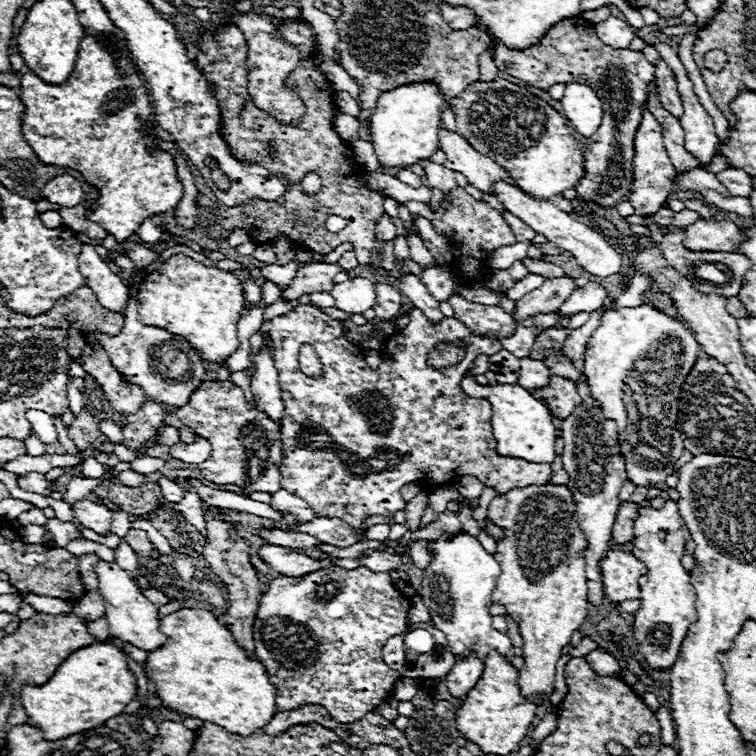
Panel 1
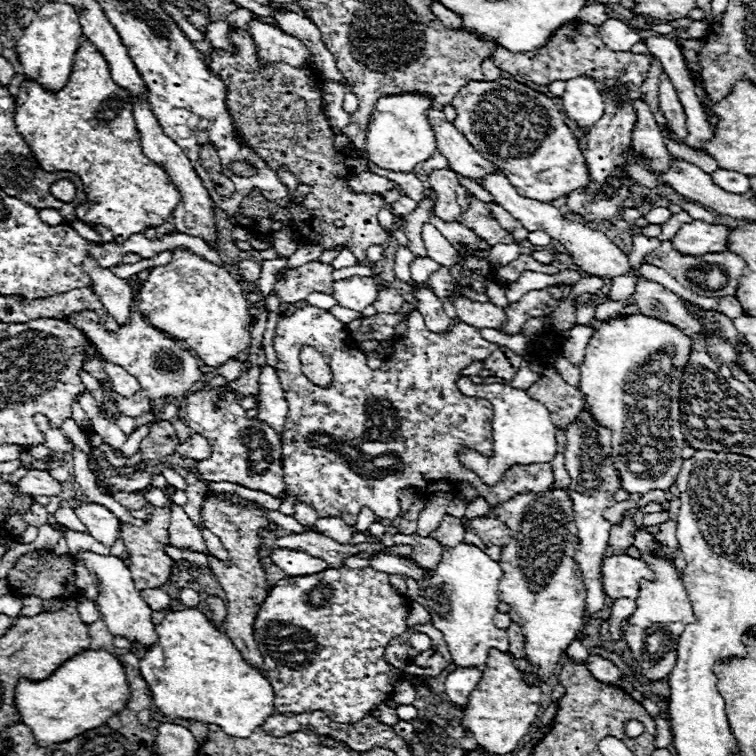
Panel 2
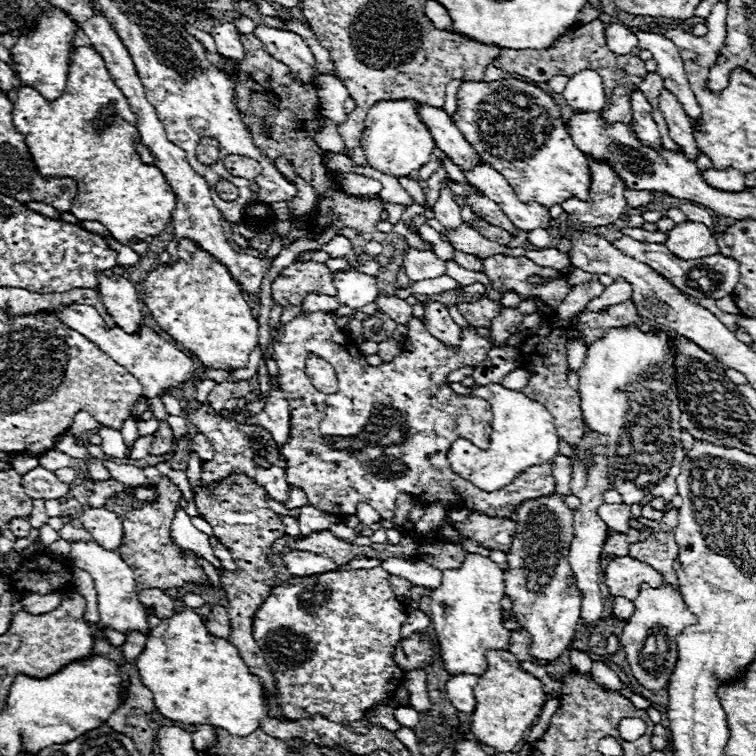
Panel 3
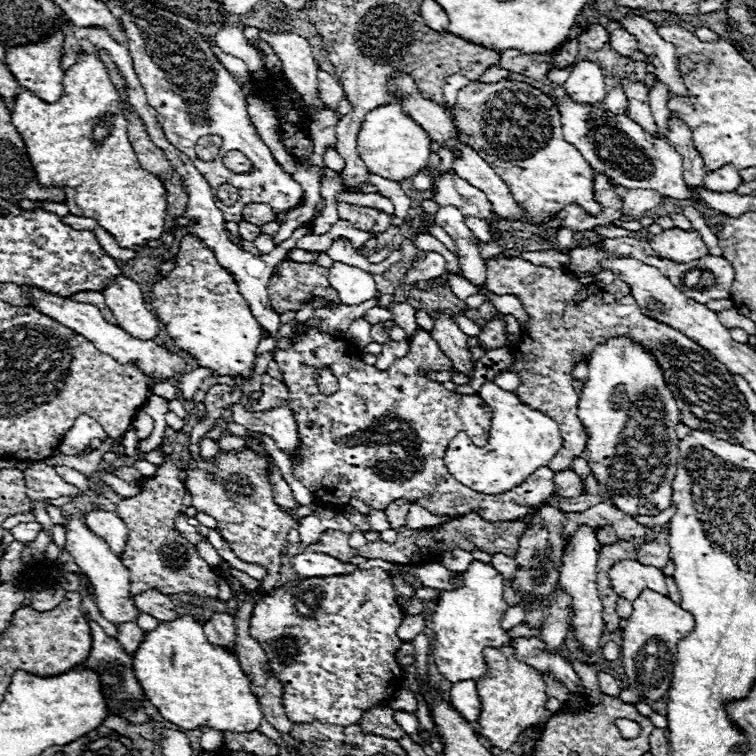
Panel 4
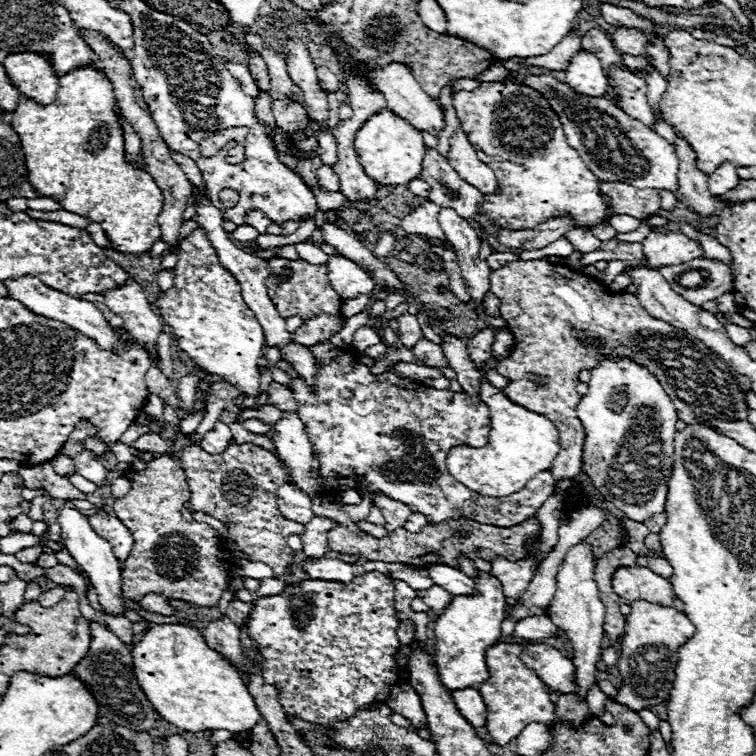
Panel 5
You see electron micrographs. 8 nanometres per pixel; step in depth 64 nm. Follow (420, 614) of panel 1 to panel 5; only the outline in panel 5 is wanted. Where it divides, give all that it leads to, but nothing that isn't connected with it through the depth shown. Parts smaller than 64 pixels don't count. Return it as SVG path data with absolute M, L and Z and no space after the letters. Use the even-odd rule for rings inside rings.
M402 620L396 634L398 634L400 644L412 644L414 634L416 634L416 622L414 620Z

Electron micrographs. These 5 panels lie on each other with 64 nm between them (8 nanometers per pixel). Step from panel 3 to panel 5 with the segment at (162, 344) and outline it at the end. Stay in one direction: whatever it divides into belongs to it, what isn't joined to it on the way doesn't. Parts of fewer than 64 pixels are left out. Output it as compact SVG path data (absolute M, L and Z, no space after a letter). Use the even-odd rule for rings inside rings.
M24 276L24 278L18 278L18 280L4 280L4 284L8 286L10 298L16 298L18 302L22 302L32 312L36 312L40 316L46 316L46 318L52 318L52 320L58 320L58 322L64 322L70 328L76 328L76 330L84 332L84 336L90 336L92 340L96 340L96 344L100 344L100 348L104 348L108 352L124 350L124 344L118 340L118 332L108 326L102 312L92 302L72 298L72 296L66 296L58 290L52 290L52 288L40 284L40 280L36 280L34 276Z

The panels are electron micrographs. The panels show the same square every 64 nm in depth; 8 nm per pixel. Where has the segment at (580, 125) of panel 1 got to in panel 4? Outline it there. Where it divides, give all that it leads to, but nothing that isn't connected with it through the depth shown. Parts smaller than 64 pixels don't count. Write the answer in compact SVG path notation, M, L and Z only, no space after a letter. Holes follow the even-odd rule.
M582 60L568 76L564 84L566 94L580 104L602 104L604 102L604 76L594 62Z

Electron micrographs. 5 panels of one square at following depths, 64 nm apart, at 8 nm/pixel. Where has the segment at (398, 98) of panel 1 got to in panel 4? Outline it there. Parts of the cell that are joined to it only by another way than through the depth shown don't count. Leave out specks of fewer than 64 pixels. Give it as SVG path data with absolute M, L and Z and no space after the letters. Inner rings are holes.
M384 104L368 112L368 116L364 118L362 130L358 134L358 148L366 168L372 174L378 174L396 182L412 178L416 172L426 168L430 160L428 132L420 128L408 114L404 114L400 104Z

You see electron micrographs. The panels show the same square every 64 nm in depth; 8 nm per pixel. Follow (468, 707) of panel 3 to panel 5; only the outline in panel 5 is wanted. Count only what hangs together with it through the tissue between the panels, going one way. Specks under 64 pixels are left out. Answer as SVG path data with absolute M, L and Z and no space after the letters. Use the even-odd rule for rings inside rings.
M462 688L456 692L450 692L454 704L458 706L460 714L474 726L474 728L482 728L486 722L486 706L484 700L480 696L480 692L476 688Z

